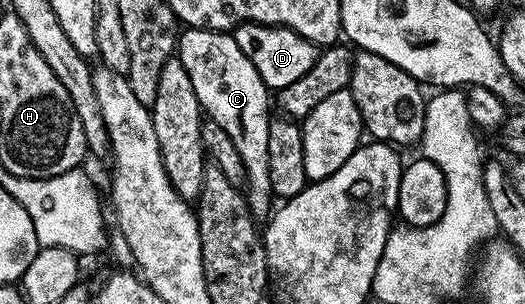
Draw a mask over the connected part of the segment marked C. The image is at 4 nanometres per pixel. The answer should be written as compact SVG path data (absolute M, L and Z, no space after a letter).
M185 29L179 35L179 58L183 69L195 85L195 97L199 97L201 110L208 118L223 125L223 130L235 141L239 157L243 157L245 183L249 209L254 216L268 216L271 211L269 199L274 198L271 179L268 177L267 137L271 120L269 113L270 88L259 77L255 65L247 61L243 49L239 49L232 34L223 31Z

